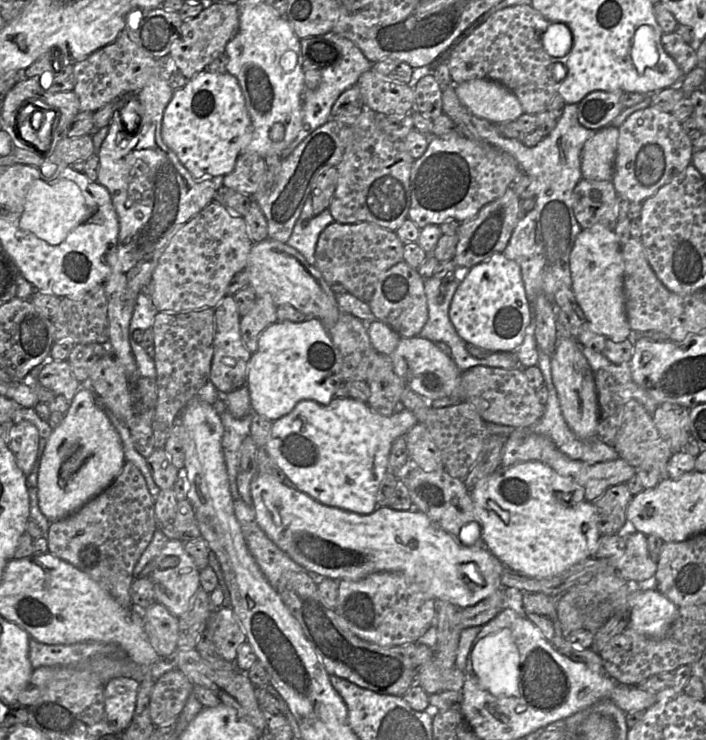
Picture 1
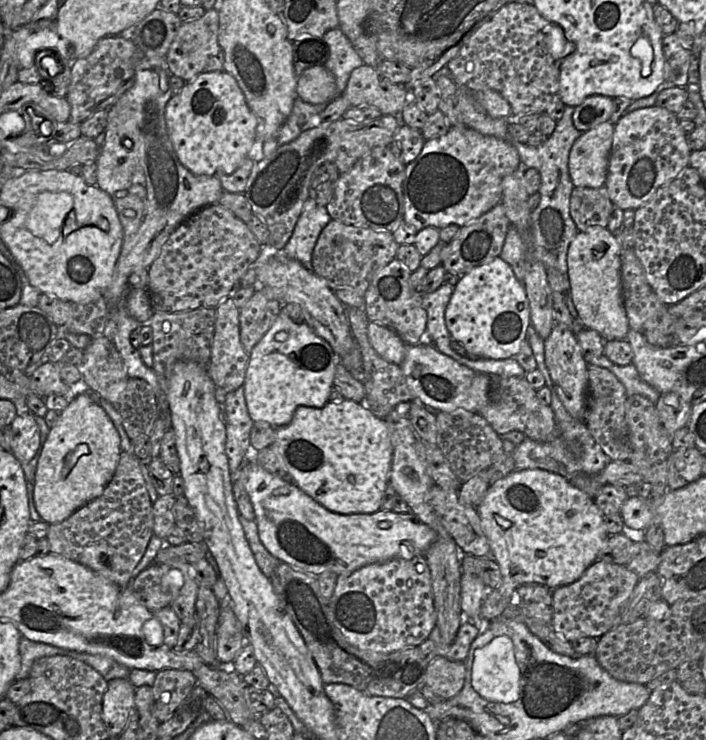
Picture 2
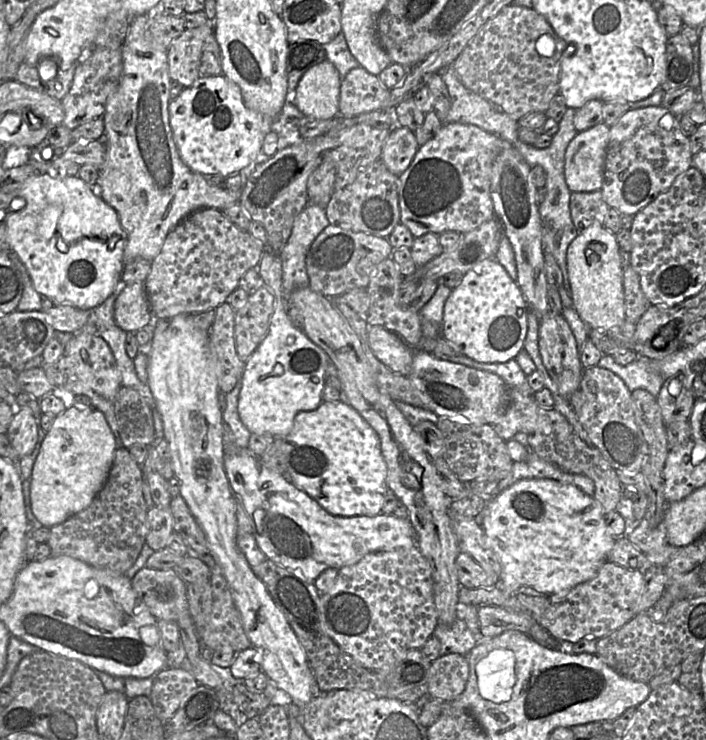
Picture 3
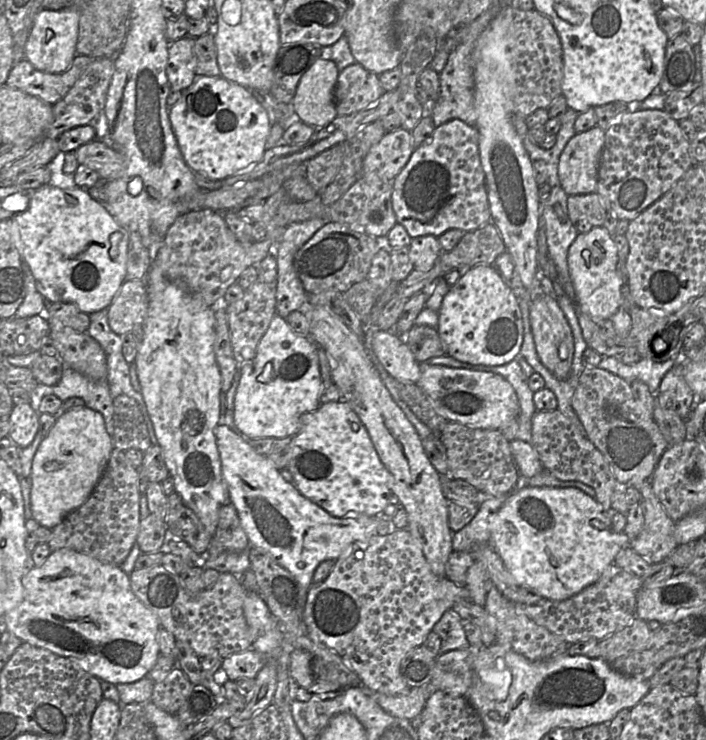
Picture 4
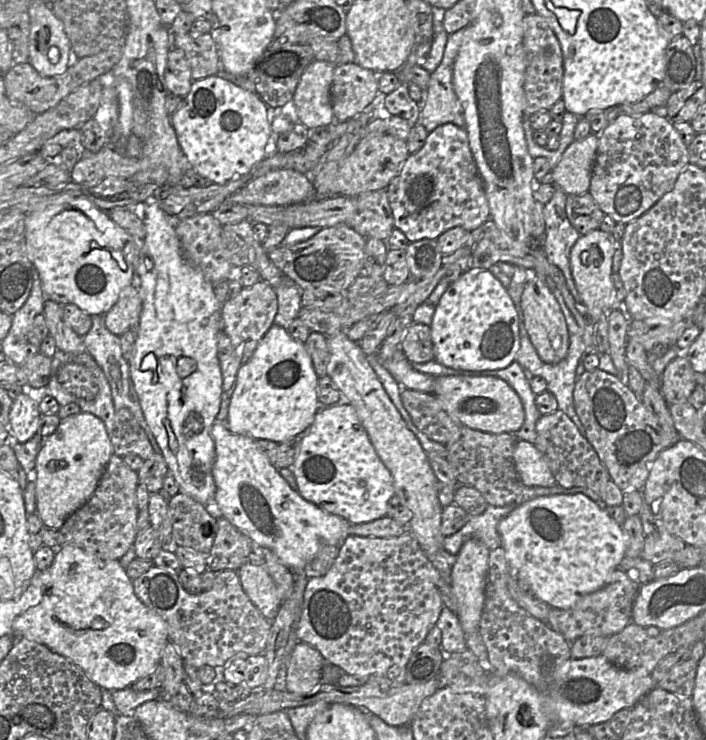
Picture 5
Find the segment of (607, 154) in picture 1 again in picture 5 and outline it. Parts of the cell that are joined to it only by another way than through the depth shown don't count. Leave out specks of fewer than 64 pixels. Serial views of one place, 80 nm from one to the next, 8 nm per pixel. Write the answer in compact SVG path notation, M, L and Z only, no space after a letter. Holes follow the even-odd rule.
M590 133L583 140L574 140L563 152L557 166L539 182L559 185L567 195L581 195L589 190L592 170L596 159L600 134Z

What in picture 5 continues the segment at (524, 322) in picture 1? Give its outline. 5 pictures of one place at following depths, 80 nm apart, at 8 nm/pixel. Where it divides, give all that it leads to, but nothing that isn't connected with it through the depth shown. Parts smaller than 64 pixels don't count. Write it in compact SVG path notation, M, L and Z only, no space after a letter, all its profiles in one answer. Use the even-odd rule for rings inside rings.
M485 268L464 271L451 282L435 306L429 325L434 360L453 369L497 370L511 364L519 350L517 311L501 282Z

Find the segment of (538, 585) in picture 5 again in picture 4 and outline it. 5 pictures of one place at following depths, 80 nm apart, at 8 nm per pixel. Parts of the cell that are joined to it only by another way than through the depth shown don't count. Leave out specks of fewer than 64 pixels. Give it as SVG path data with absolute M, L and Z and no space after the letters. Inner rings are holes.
M525 487L521 490L510 491L509 497L492 517L491 523L491 545L501 557L506 569L512 575L516 583L520 586L526 586L533 590L544 599L560 601L565 600L579 592L587 586L595 583L602 575L604 570L613 563L618 552L628 545L629 539L623 532L614 530L613 525L602 505L583 491L573 487Z

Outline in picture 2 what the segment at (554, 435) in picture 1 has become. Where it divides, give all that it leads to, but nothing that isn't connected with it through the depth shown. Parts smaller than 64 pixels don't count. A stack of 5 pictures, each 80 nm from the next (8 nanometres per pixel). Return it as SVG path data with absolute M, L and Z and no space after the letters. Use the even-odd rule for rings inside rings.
M532 325L527 330L527 340L533 351L537 368L545 379L545 387L548 387L552 400L552 408L556 423L557 435L549 442L536 442L526 437L526 439L516 446L513 453L514 471L525 469L542 469L570 480L574 475L584 473L594 475L601 472L612 460L607 456L598 442L594 439L584 421L573 418L562 404L556 388L552 382L551 376L545 364L544 340L538 335Z

